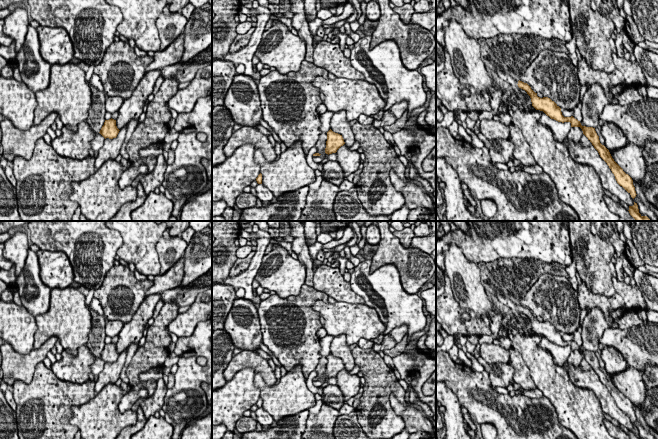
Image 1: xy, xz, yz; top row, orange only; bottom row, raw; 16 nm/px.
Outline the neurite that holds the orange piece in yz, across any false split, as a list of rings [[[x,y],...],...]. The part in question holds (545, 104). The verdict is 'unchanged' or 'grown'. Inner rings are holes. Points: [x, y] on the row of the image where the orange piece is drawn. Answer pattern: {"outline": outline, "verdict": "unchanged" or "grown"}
{"outline": [[[498,68],[497,74],[502,80],[508,82],[512,86],[515,94],[521,89],[525,90],[531,98],[532,106],[536,110],[543,111],[551,119],[554,119],[558,122],[570,122],[571,127],[580,127],[583,131],[583,134],[588,138],[594,148],[598,151],[600,157],[611,169],[617,183],[622,186],[633,199],[636,197],[637,194],[632,178],[623,171],[623,169],[614,161],[609,150],[600,143],[599,136],[597,135],[595,128],[582,126],[580,121],[575,119],[573,116],[564,117],[562,115],[561,108],[554,101],[548,97],[538,97],[537,93],[535,93],[527,83],[524,83],[520,80],[514,80],[509,74],[505,73],[503,69]]], "verdict": "grown"}

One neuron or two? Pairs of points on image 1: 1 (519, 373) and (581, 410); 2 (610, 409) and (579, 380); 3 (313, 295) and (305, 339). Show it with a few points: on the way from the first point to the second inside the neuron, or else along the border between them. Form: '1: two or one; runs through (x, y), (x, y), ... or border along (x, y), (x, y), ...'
1: two; border along (529, 374), (532, 382), (537, 387)
2: one; runs through (606, 400), (588, 380)
3: one; runs through (305, 306), (305, 328)

